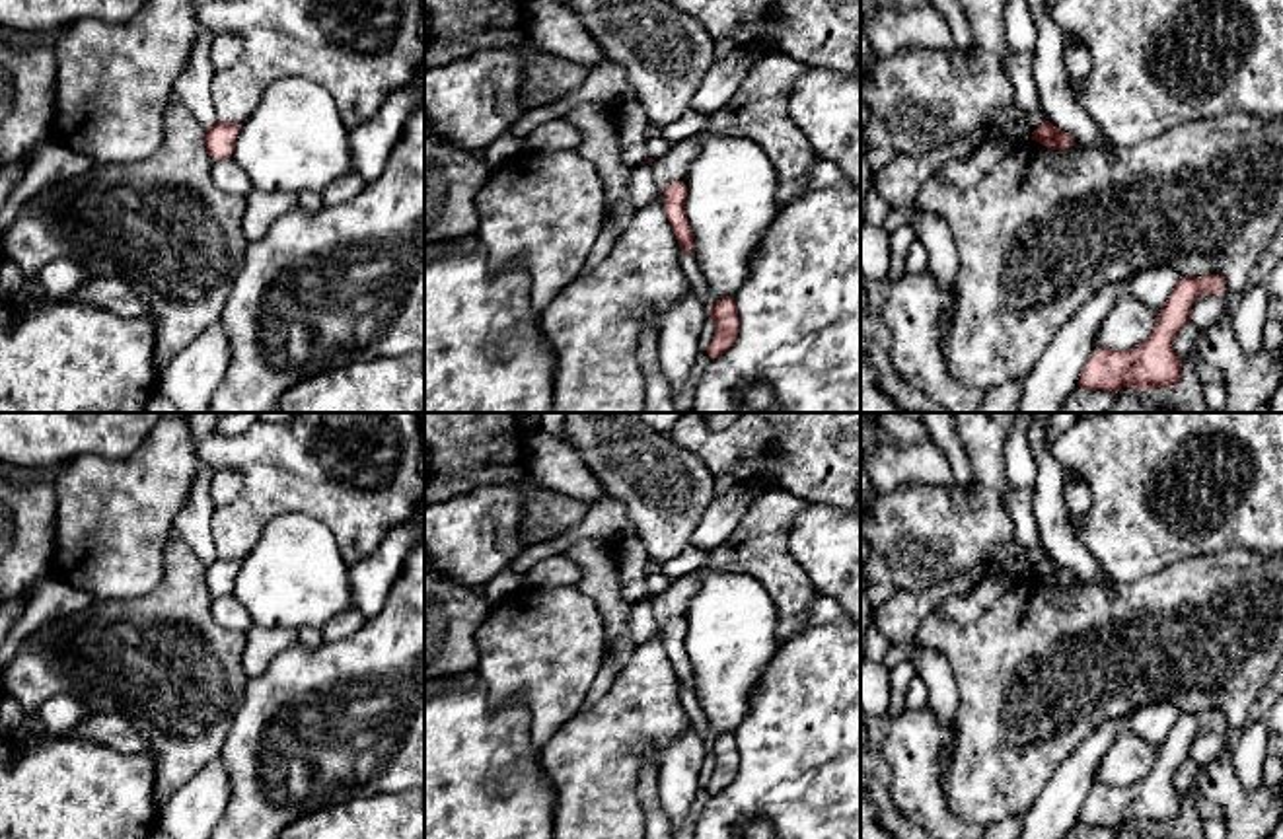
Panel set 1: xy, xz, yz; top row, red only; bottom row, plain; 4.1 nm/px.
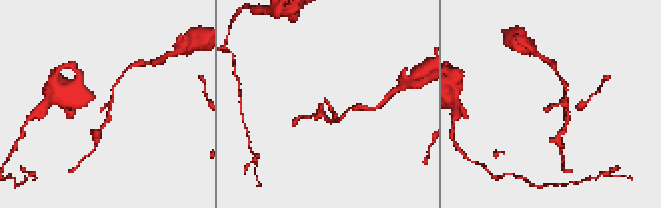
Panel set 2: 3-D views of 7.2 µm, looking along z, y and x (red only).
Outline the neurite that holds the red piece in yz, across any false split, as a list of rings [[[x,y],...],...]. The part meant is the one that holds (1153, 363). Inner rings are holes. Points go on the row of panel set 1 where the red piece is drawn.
[[[1221,274],[1180,276],[1170,298],[1158,310],[1153,333],[1129,350],[1096,347],[1081,372],[1079,387],[1114,395],[1121,387],[1176,387],[1182,374],[1182,356],[1174,352],[1172,345],[1178,331],[1190,323],[1193,302],[1207,292],[1225,296]]]

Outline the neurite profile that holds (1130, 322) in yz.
[[[1129,290],[1121,292],[1100,325],[1098,347],[1129,350],[1141,345],[1155,329],[1158,310],[1137,300]]]

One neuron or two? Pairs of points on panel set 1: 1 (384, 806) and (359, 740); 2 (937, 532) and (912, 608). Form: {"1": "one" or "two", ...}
{"1": "two", "2": "two"}

